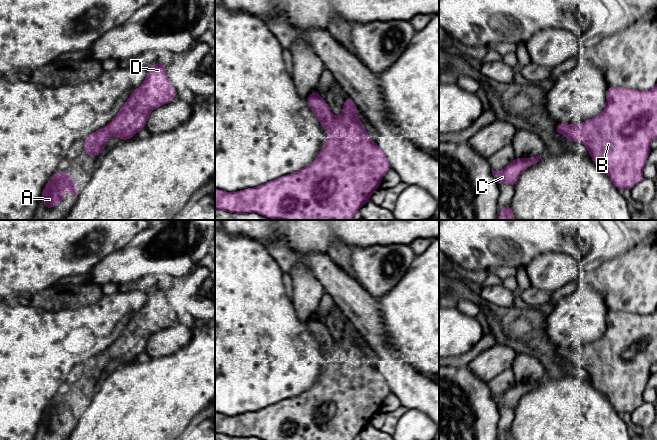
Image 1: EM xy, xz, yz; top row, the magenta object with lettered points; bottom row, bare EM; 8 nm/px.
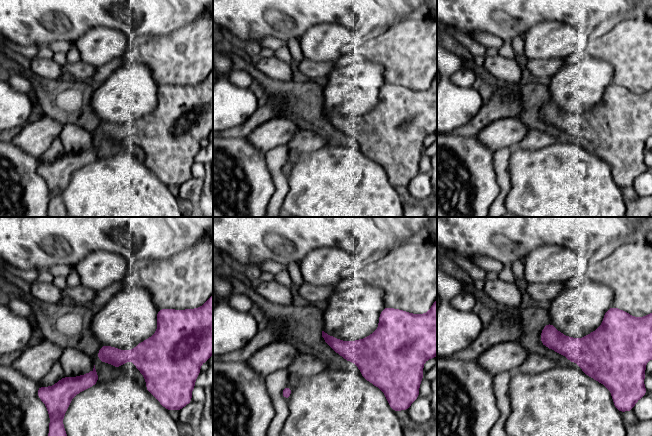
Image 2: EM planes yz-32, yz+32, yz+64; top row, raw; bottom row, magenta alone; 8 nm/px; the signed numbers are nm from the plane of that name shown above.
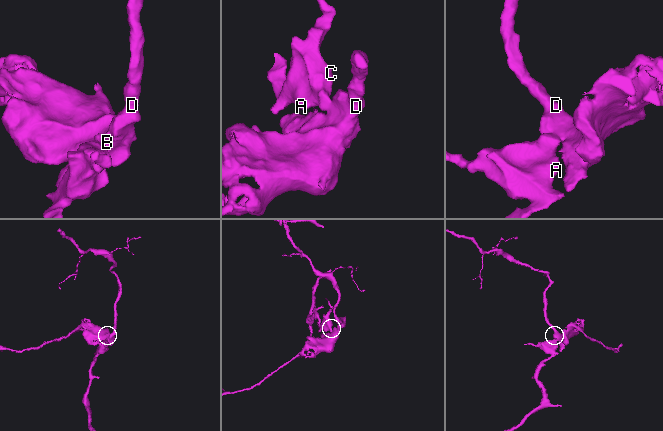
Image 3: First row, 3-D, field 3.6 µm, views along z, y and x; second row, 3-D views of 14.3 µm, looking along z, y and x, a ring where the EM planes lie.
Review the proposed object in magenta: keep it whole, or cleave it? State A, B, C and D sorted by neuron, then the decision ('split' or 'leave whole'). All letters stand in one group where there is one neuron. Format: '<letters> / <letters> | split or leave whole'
A B C D | leave whole

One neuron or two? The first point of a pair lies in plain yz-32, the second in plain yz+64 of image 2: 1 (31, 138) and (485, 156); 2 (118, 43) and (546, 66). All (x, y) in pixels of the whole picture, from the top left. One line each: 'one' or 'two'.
1: two
2: two

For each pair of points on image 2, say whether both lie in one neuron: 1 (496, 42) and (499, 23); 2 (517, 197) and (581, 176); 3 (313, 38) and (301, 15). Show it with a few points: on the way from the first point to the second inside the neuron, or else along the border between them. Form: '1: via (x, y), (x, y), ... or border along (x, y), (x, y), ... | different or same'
1: border along (474, 31), (494, 34), (504, 40) | different
2: via (533, 197), (544, 193), (565, 192) | same
3: border along (331, 22), (314, 24), (299, 38) | different

